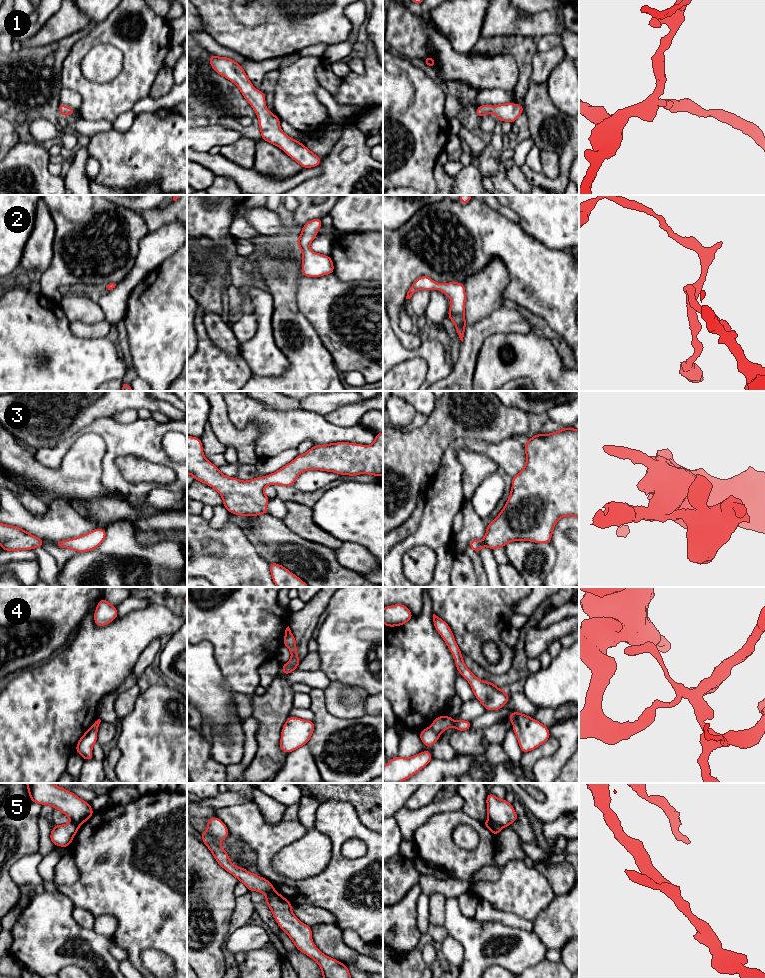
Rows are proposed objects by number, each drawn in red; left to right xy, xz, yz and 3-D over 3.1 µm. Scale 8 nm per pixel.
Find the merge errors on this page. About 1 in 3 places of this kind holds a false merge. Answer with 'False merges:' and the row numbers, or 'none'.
False merges: 4, 5

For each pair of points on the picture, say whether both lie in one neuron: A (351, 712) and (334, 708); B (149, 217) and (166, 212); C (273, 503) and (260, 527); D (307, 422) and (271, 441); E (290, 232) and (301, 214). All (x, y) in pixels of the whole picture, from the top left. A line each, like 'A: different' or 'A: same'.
A: same
B: same
C: different
D: same
E: different

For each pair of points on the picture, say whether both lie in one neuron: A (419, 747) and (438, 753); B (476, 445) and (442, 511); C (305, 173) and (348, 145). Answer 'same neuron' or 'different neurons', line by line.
A: same neuron
B: same neuron
C: different neurons

